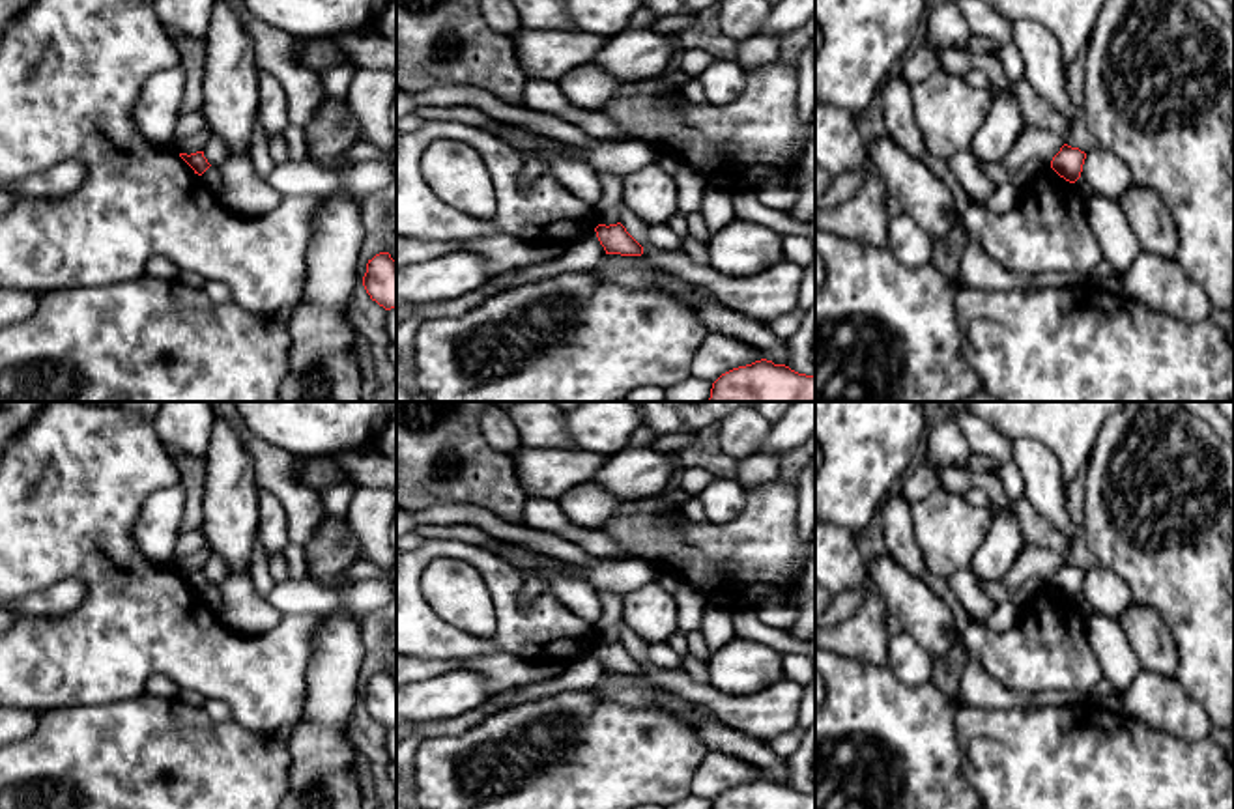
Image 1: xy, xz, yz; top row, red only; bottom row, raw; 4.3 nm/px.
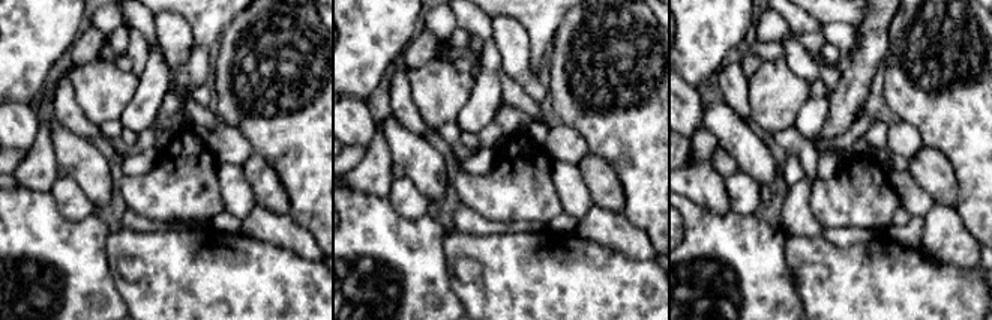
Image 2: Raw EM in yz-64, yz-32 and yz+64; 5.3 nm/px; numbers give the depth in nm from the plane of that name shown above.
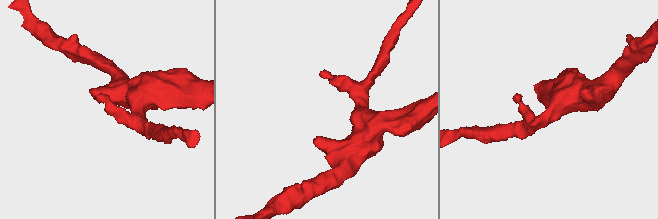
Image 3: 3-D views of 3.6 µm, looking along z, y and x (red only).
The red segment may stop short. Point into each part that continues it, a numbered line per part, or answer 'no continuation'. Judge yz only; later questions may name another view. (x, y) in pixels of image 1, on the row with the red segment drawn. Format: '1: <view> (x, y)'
no continuation

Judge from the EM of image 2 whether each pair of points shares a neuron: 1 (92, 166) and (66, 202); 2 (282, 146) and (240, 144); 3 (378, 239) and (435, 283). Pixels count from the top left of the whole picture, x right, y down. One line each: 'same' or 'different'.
1: different
2: different
3: same

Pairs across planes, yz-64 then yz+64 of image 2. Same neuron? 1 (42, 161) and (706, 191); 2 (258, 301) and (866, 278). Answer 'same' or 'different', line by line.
1: same
2: same

